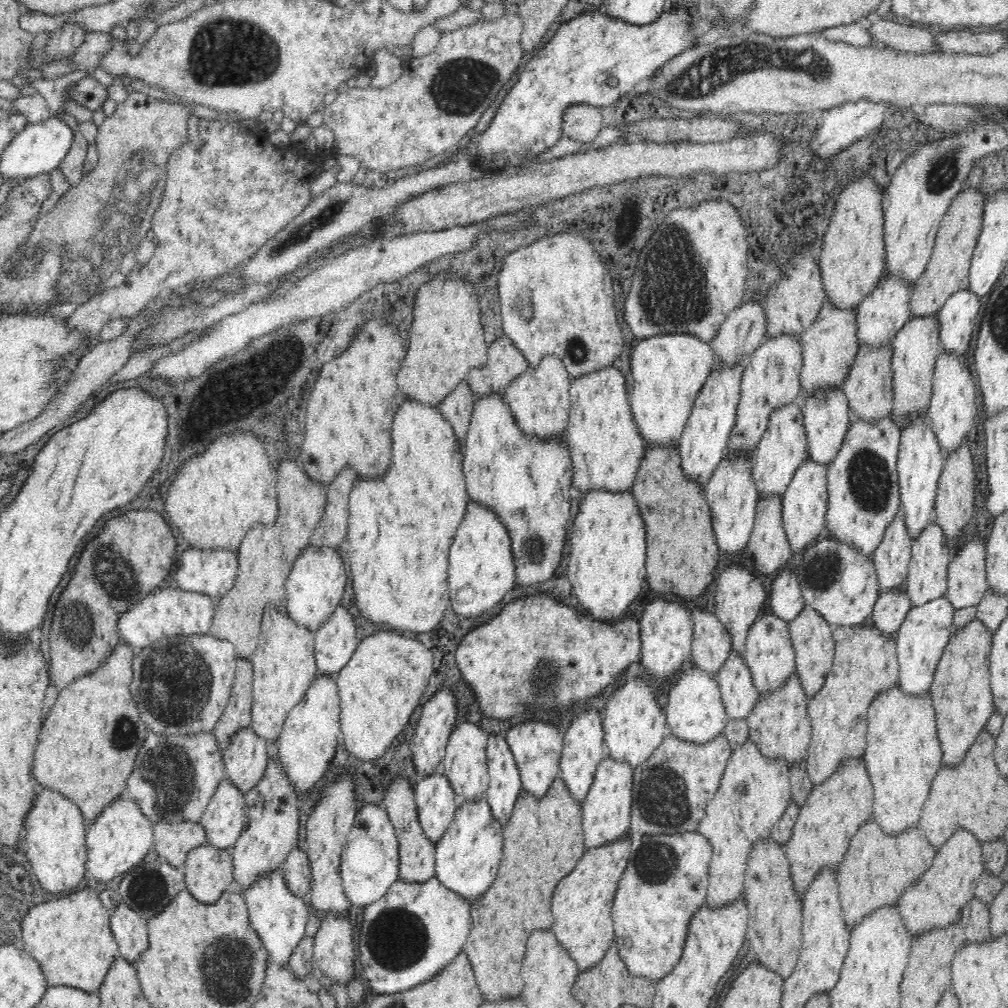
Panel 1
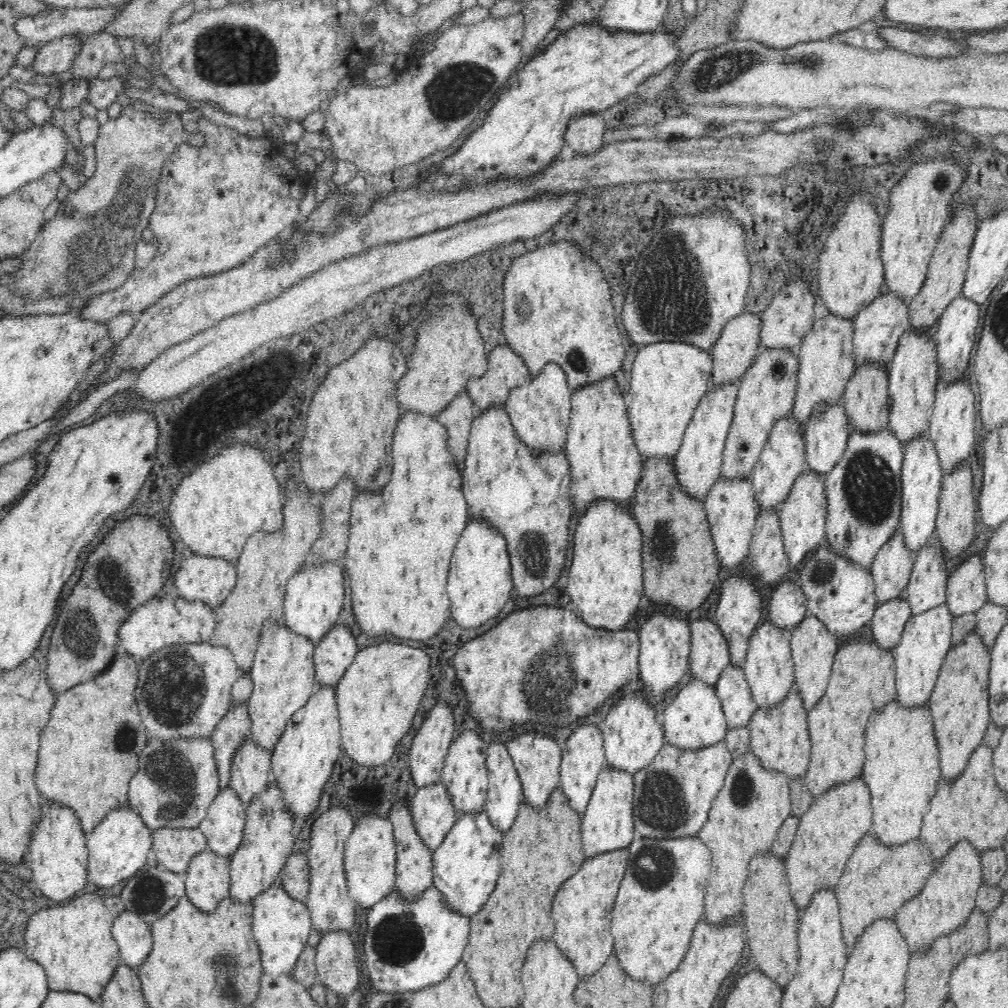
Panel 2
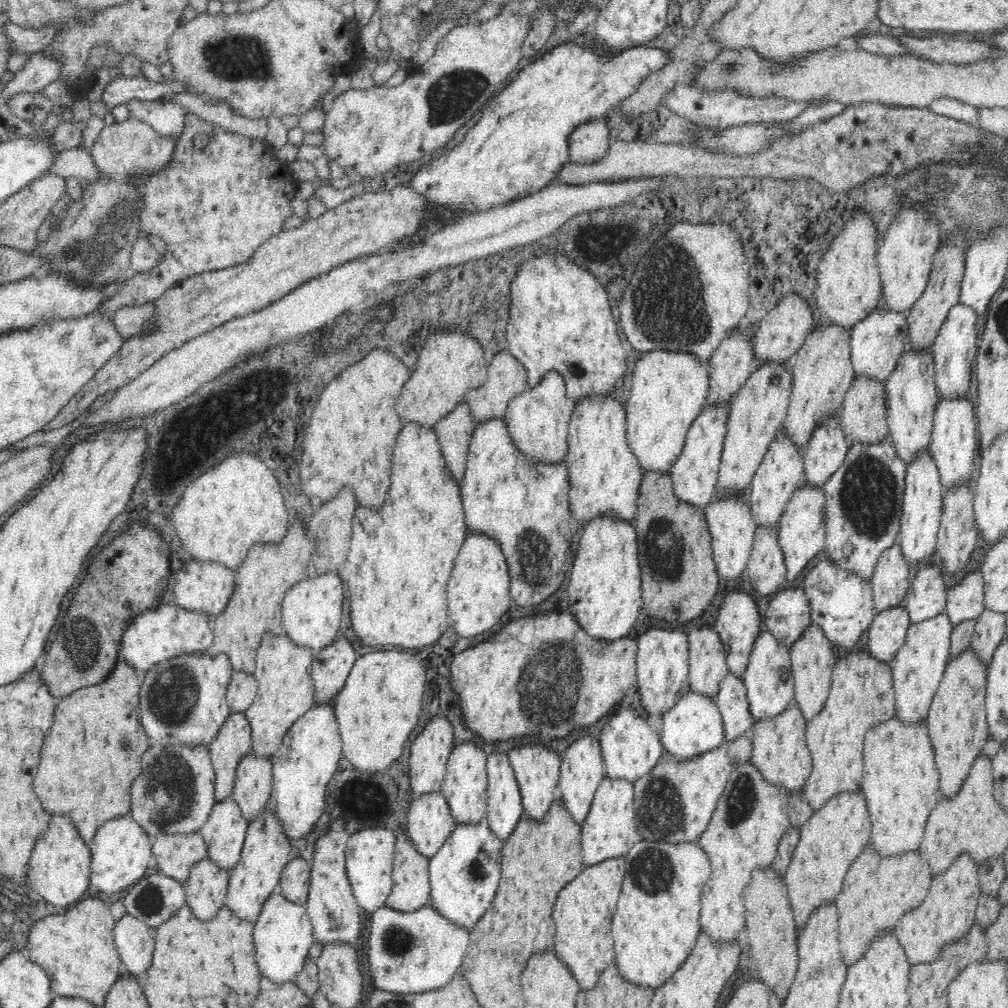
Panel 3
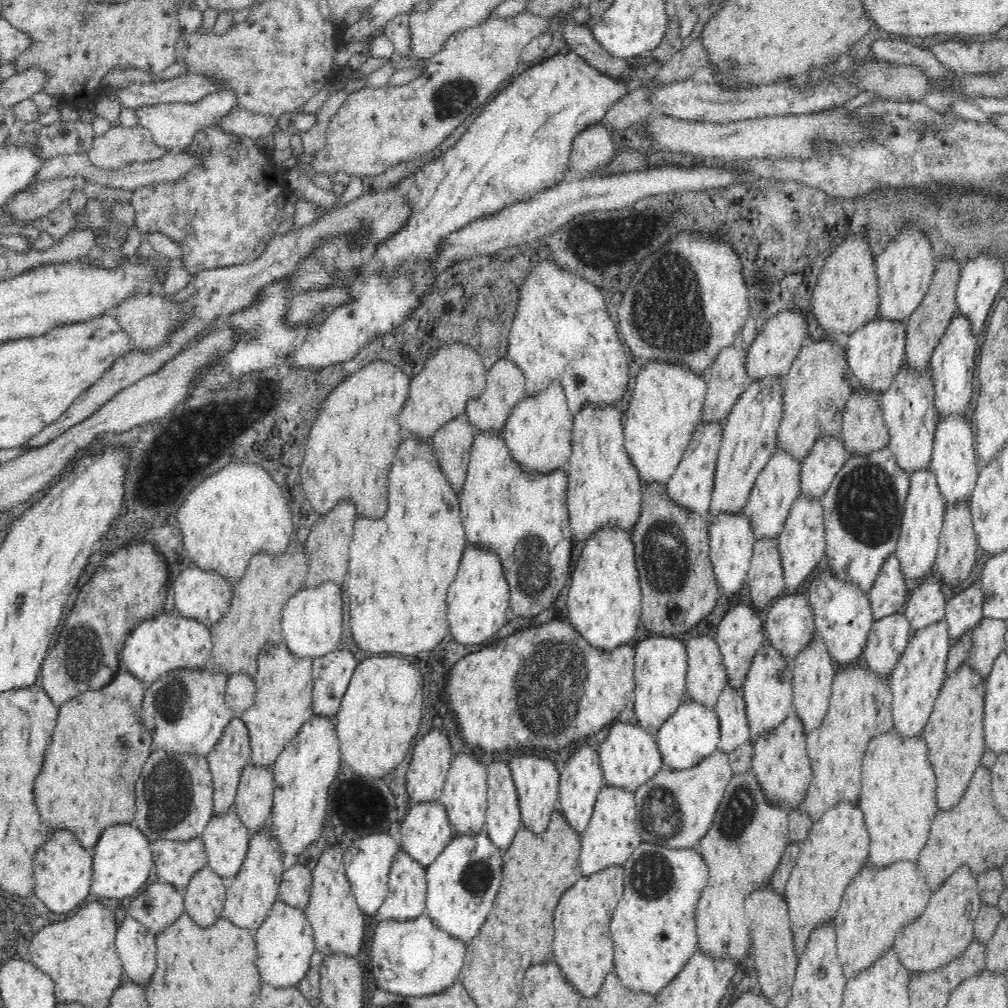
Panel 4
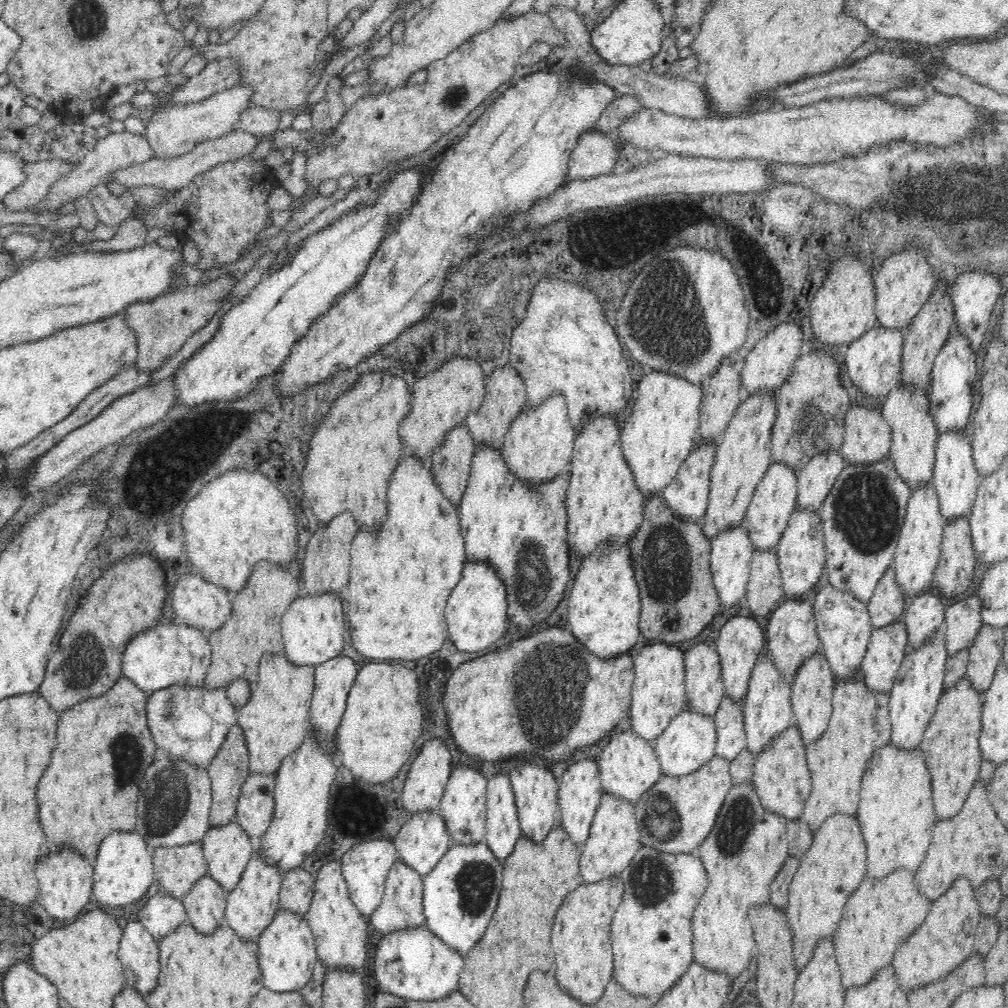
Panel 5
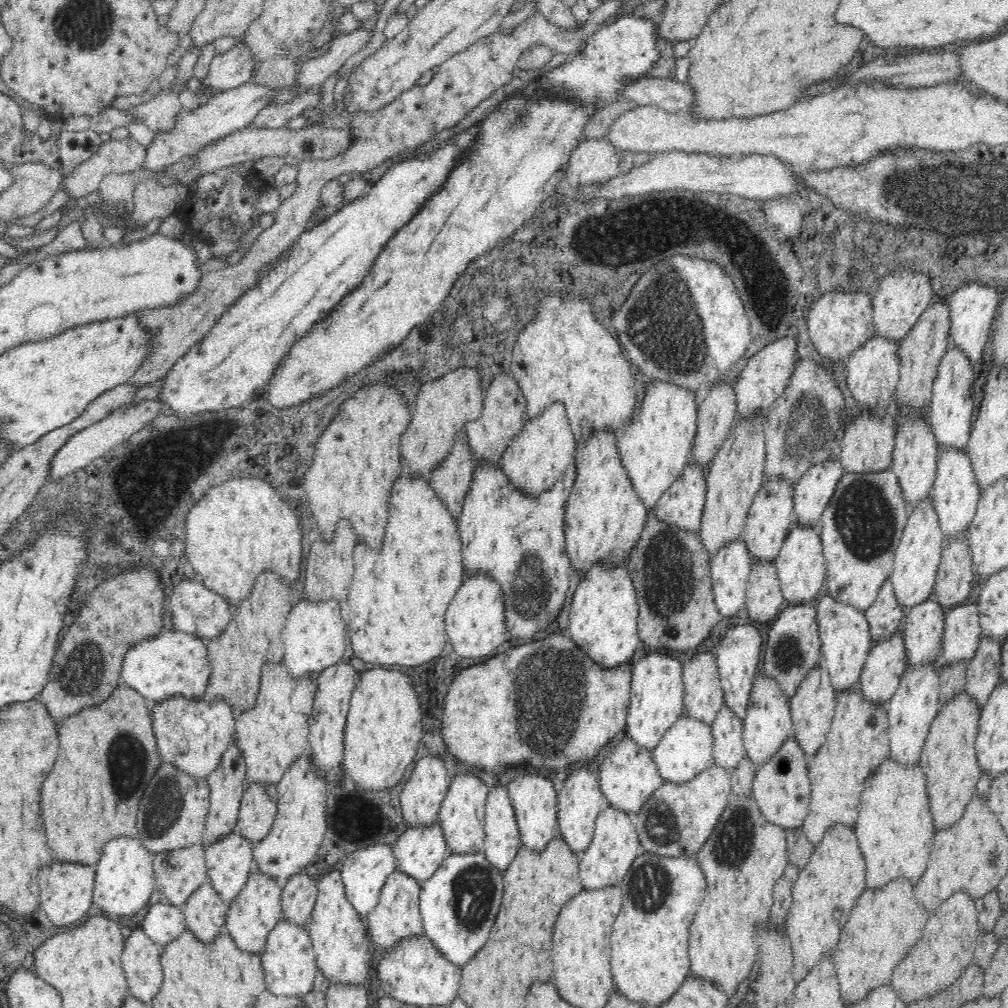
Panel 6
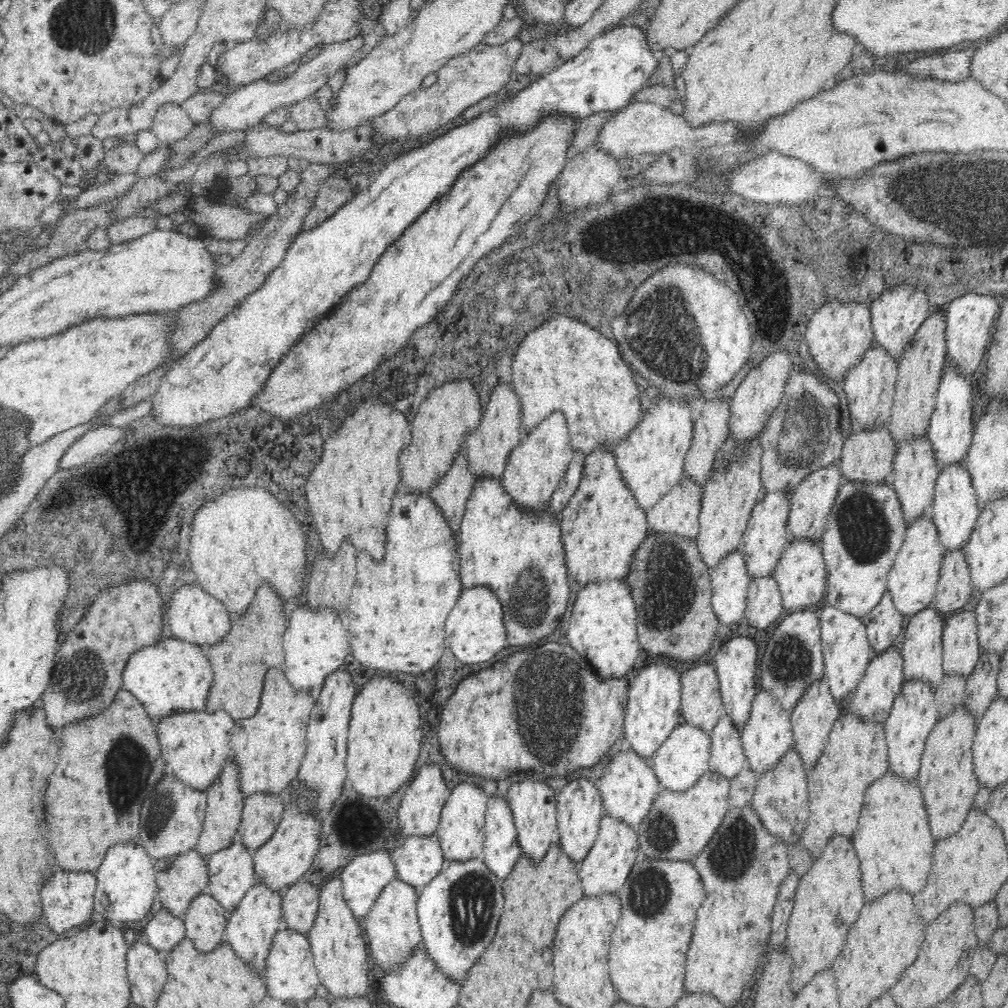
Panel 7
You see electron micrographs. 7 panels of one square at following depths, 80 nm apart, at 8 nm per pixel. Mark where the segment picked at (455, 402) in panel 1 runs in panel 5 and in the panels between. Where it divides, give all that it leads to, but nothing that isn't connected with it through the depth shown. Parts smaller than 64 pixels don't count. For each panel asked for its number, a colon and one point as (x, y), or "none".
2: (457, 417)
3: (454, 432)
4: (452, 443)
5: (451, 463)

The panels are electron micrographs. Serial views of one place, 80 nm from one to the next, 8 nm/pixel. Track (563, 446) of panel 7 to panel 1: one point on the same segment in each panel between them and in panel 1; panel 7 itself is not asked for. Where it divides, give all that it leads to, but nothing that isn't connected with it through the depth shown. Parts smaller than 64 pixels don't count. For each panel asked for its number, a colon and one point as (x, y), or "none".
1: (539, 399)
2: (539, 410)
3: (538, 419)
4: (538, 432)
5: (538, 446)
6: (536, 458)

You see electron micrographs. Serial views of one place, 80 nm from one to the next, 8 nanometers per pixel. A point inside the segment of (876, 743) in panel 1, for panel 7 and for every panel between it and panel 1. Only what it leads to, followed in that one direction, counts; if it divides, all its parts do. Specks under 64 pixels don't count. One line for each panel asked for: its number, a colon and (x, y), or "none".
2: (901, 767)
3: (900, 785)
4: (898, 799)
5: (896, 816)
6: (894, 829)
7: (893, 843)

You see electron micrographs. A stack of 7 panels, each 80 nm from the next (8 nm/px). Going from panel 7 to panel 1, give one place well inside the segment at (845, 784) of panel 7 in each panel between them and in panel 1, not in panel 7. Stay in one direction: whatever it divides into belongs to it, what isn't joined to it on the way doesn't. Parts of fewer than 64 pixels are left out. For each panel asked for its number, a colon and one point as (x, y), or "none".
1: (866, 663)
2: (863, 675)
3: (861, 696)
4: (857, 710)
5: (859, 725)
6: (857, 743)

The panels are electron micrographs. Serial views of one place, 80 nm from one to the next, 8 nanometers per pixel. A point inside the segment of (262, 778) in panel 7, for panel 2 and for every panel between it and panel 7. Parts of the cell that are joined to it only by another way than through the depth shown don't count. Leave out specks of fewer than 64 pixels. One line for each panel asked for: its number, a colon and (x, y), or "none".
2: (283, 675)
3: (285, 689)
4: (284, 686)
5: (275, 721)
6: (271, 736)

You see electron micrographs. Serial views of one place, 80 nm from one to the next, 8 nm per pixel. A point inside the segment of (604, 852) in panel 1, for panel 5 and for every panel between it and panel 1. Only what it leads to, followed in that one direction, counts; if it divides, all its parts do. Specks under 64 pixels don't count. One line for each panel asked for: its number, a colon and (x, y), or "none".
2: (582, 907)
3: (583, 911)
4: (582, 947)
5: (581, 935)

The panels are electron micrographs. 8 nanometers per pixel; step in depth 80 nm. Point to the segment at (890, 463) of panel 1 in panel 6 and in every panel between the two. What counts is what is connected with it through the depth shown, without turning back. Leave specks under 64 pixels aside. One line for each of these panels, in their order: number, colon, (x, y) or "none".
2: (864, 489)
3: (863, 499)
4: (863, 507)
5: (861, 518)
6: (862, 525)

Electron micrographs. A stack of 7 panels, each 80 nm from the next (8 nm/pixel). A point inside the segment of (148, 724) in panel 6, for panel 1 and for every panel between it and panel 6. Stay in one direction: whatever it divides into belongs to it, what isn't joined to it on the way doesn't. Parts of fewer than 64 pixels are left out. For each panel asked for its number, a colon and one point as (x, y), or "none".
1: (86, 749)
2: (88, 753)
3: (91, 755)
4: (100, 744)
5: (90, 788)

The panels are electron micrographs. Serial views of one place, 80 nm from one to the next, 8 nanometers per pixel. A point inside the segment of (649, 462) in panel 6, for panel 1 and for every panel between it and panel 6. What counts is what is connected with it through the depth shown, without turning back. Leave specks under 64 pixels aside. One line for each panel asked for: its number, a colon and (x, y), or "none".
1: (669, 370)
2: (668, 379)
3: (669, 389)
4: (666, 405)
5: (662, 429)

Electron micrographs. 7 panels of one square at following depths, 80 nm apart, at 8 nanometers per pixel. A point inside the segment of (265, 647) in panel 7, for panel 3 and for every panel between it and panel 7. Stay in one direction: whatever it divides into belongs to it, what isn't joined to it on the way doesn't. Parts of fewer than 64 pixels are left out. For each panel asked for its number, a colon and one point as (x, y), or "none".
3: (268, 570)
4: (254, 619)
5: (253, 629)
6: (254, 636)

